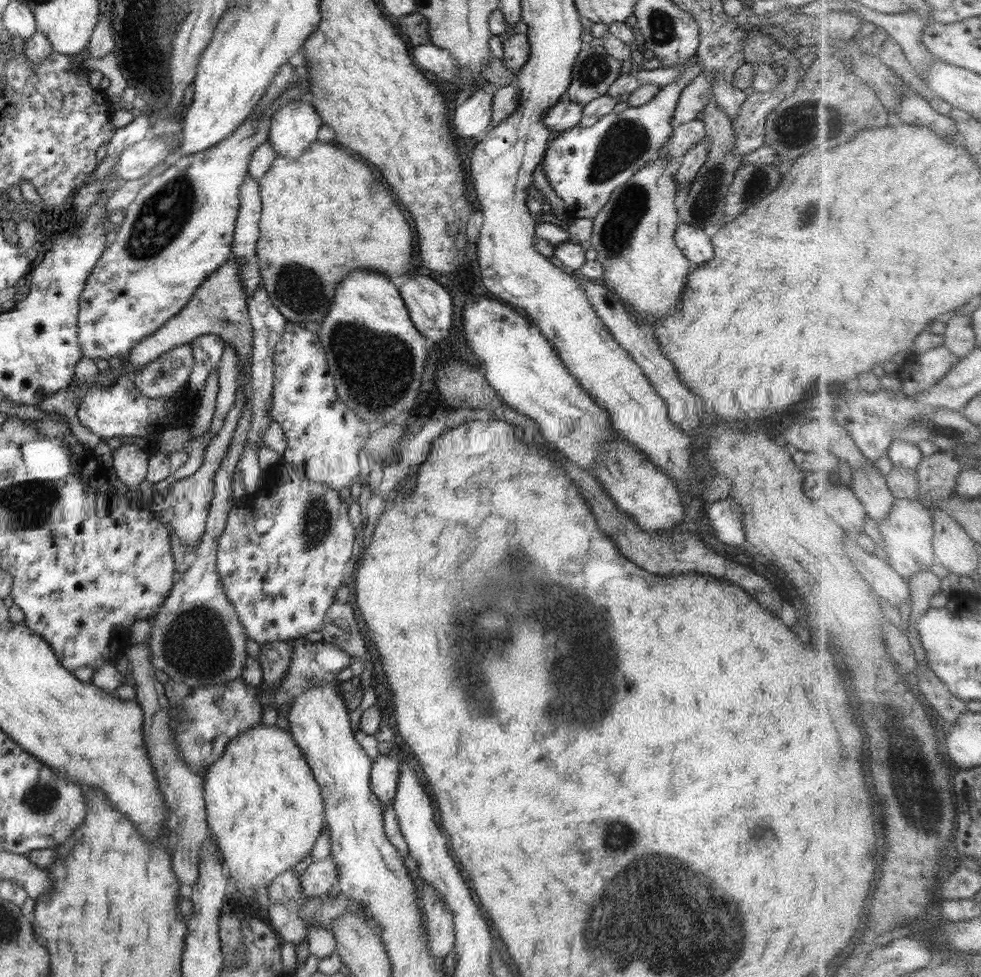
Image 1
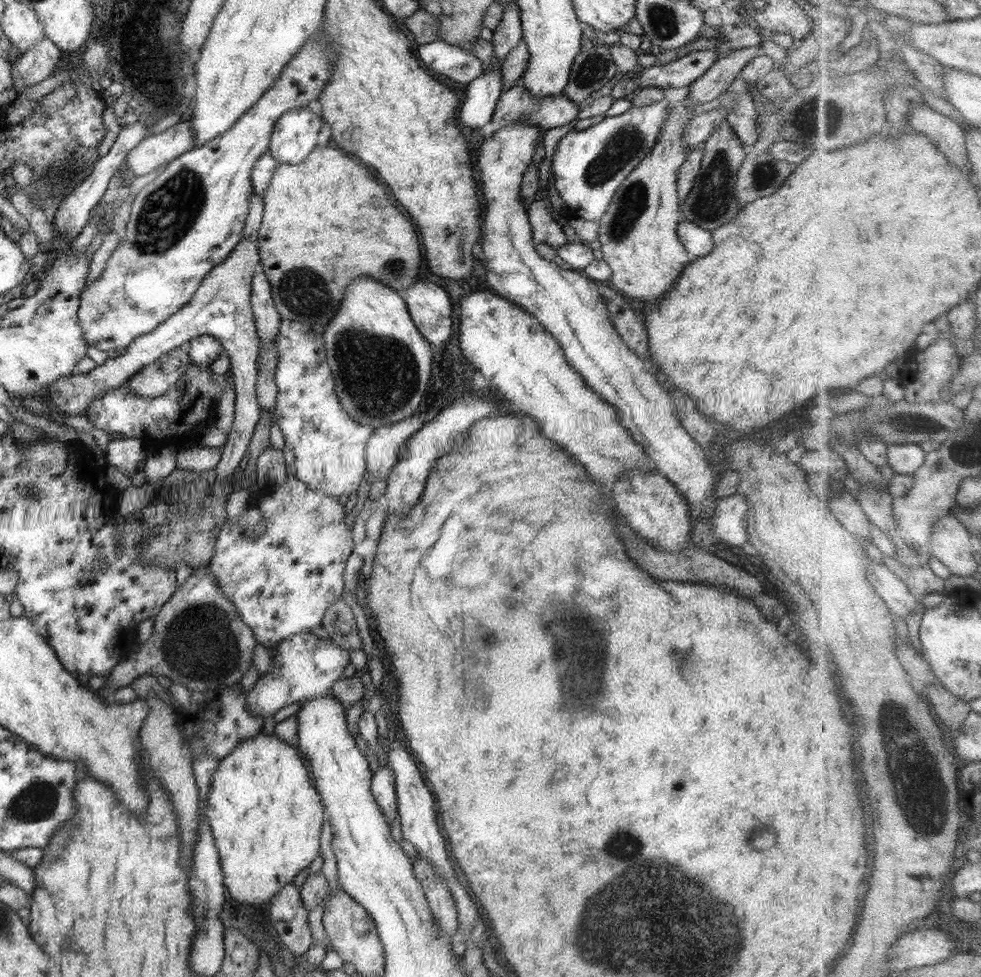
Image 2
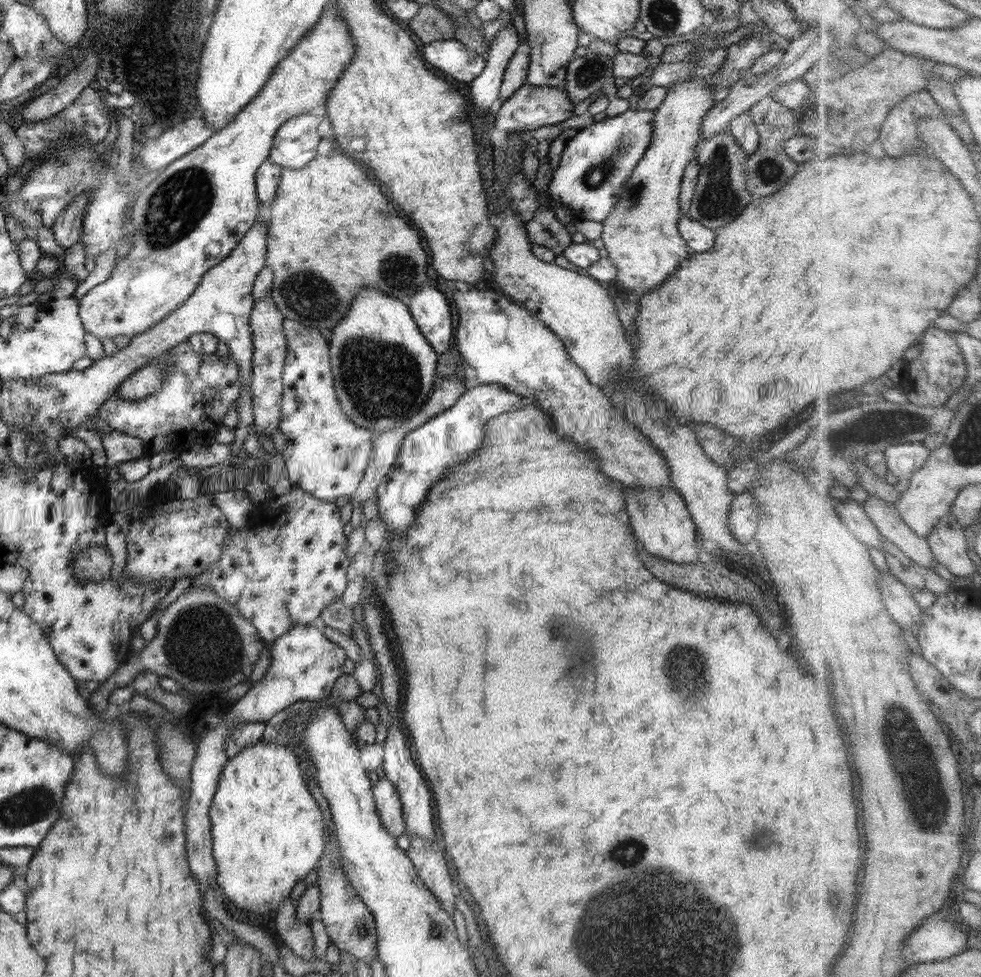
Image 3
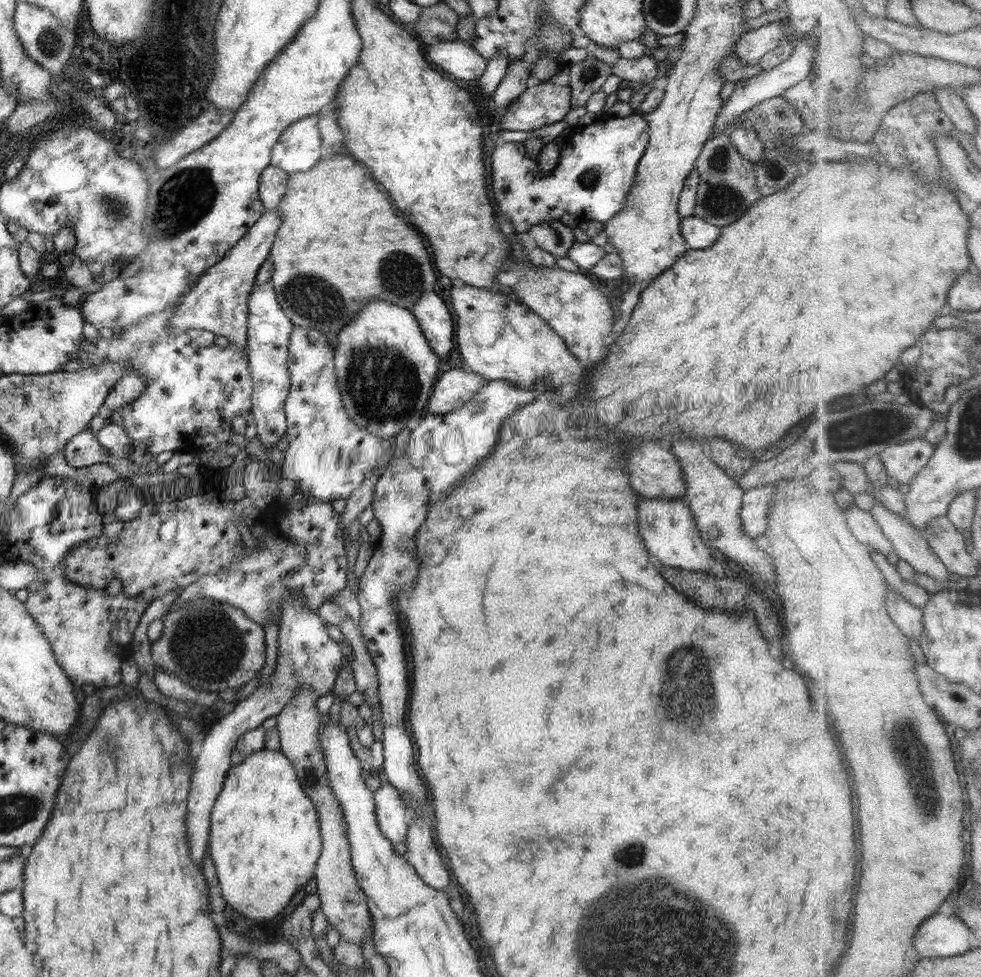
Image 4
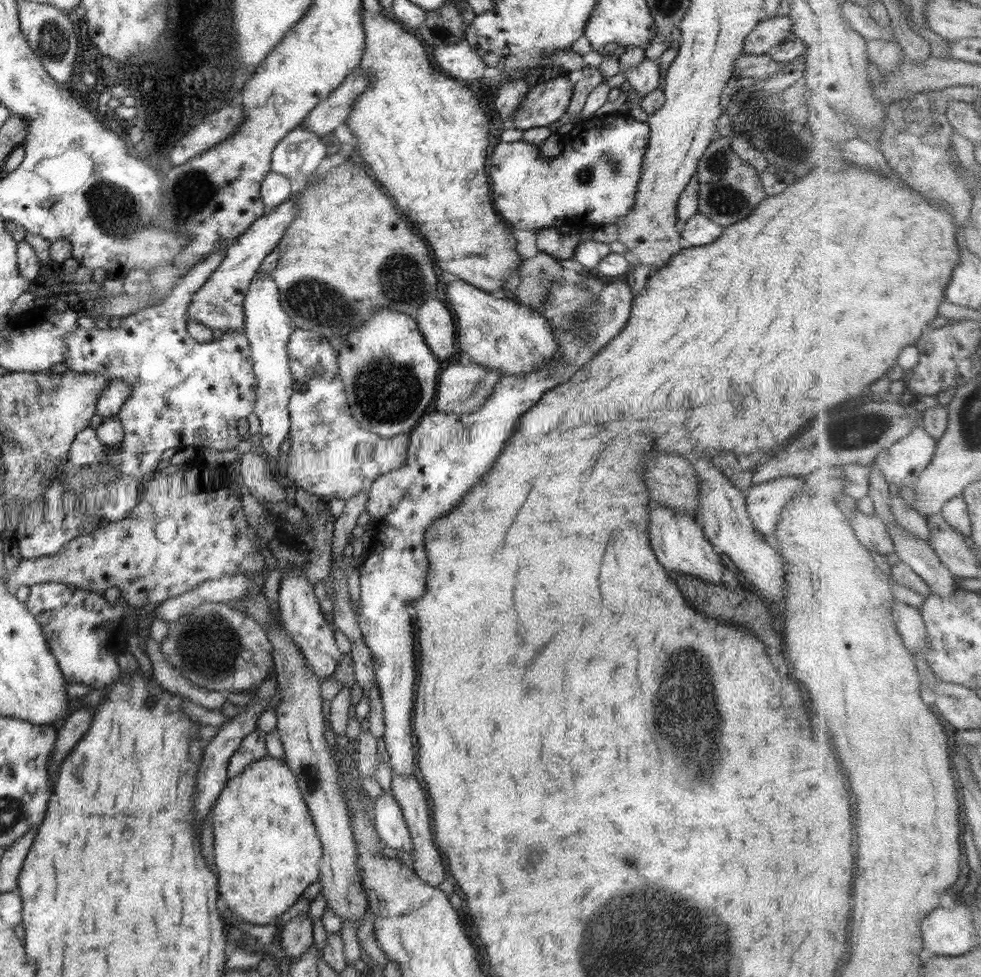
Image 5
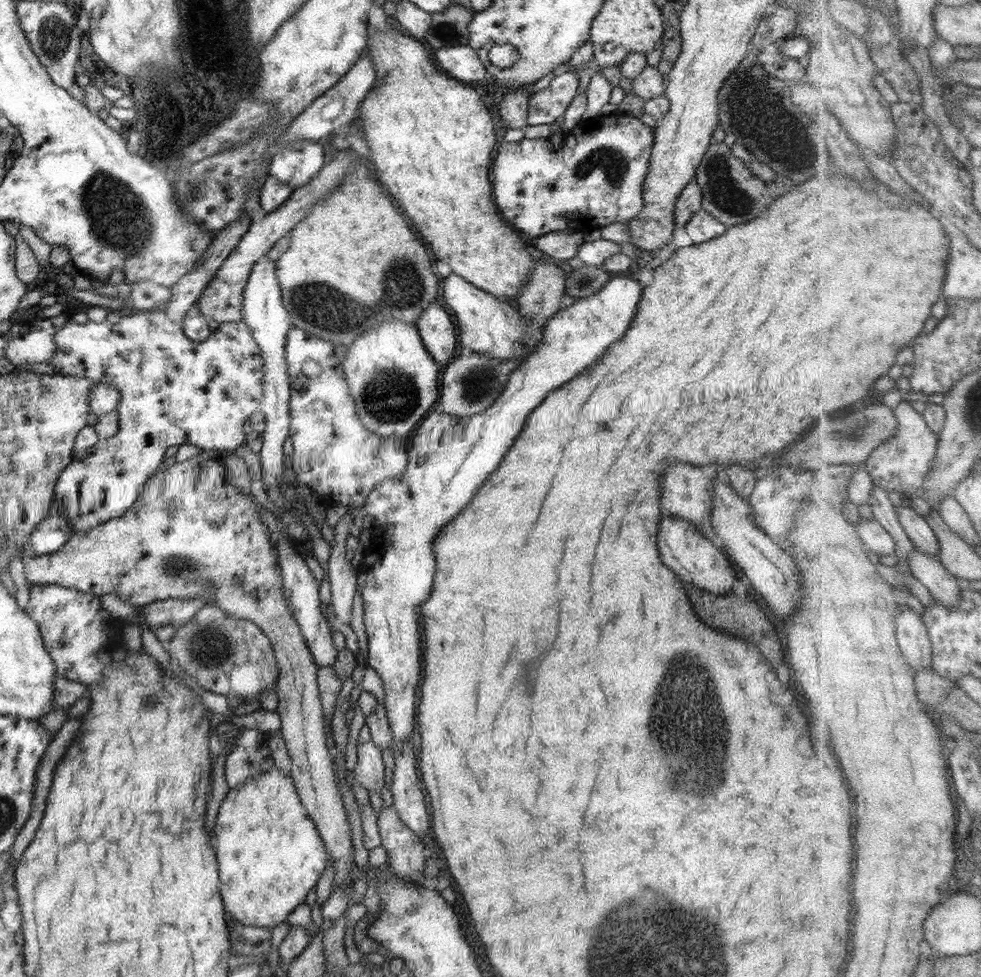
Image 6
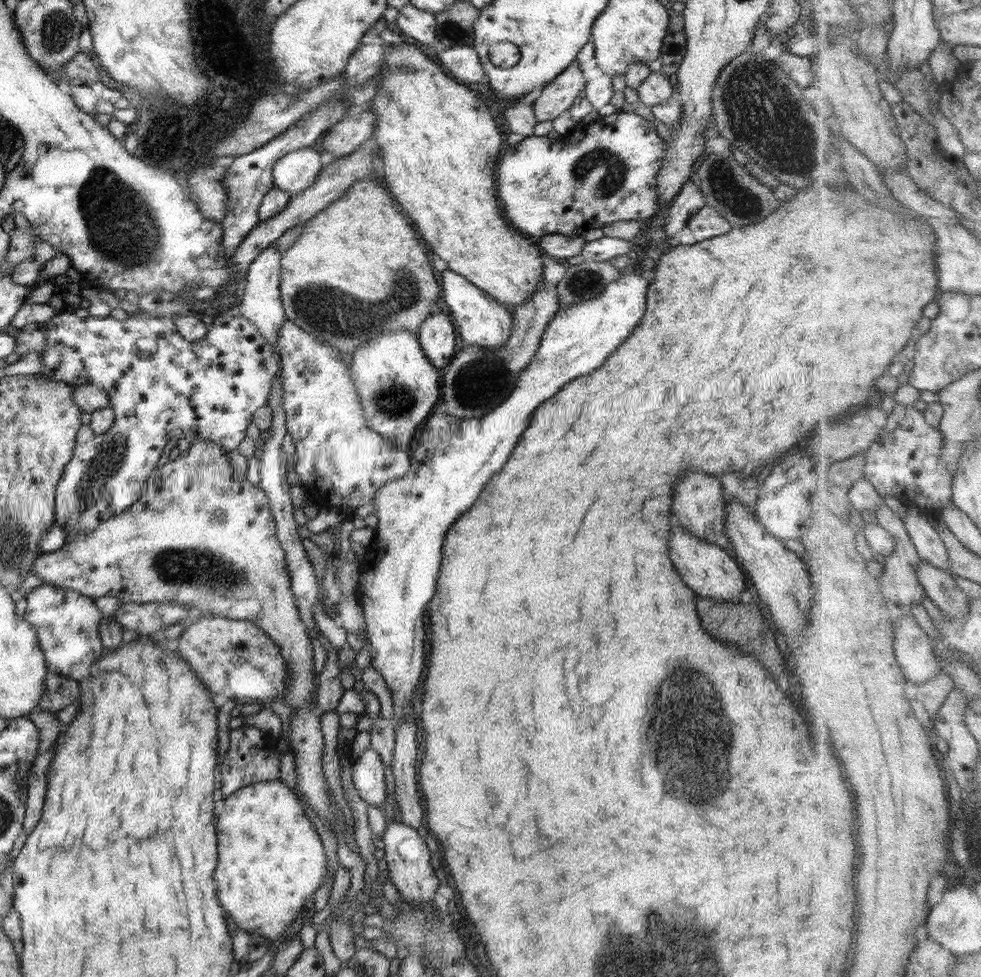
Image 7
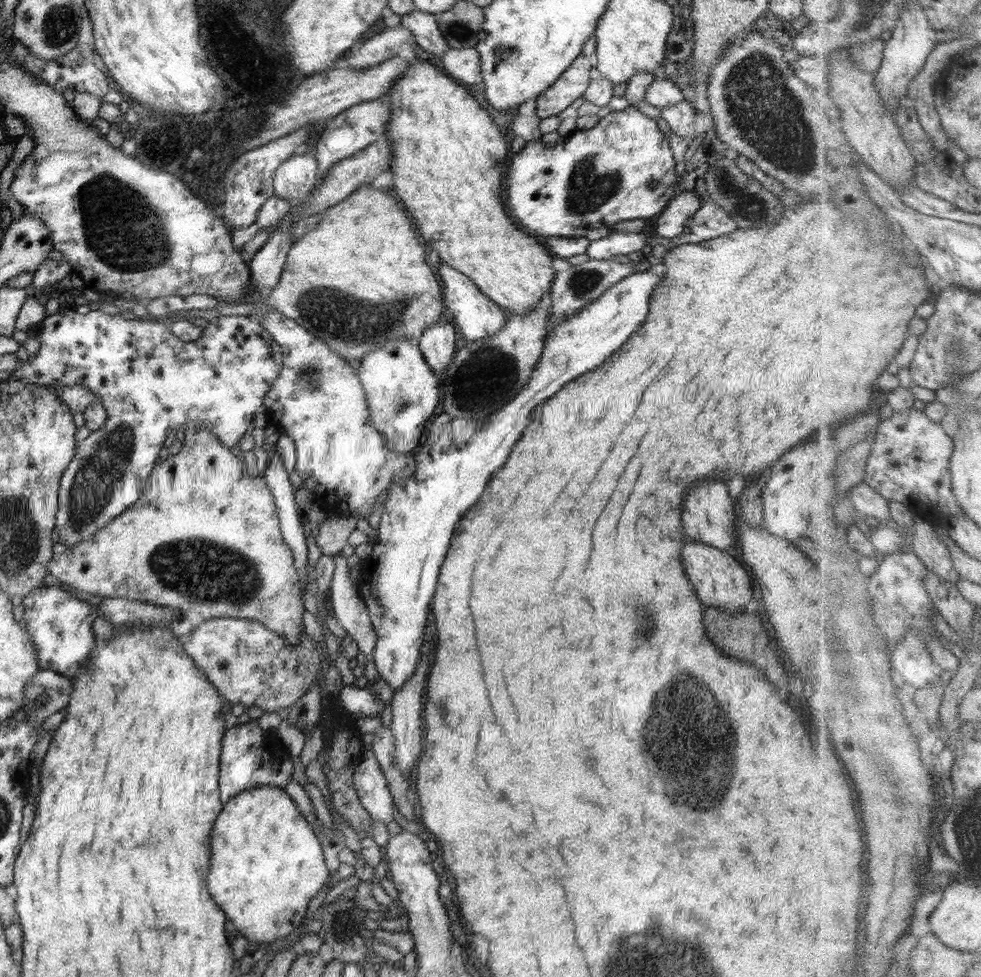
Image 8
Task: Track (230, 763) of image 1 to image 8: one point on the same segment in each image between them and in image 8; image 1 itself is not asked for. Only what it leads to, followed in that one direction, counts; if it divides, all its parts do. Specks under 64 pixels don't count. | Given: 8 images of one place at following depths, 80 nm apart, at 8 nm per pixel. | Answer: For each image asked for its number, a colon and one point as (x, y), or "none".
2: (265, 816)
3: (267, 830)
4: (264, 841)
5: (267, 853)
6: (270, 856)
7: (272, 860)
8: (265, 863)

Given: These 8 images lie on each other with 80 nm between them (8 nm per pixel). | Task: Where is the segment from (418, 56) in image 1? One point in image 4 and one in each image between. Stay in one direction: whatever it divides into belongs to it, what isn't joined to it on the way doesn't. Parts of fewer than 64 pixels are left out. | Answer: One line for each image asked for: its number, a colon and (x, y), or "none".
2: (446, 59)
3: (451, 56)
4: (460, 59)

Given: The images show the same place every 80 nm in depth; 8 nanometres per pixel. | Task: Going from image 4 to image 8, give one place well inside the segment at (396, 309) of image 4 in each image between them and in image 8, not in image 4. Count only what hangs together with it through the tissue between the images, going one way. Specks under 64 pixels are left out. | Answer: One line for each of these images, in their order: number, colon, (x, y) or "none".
5: (390, 374)
6: (394, 381)
7: (399, 388)
8: (403, 394)

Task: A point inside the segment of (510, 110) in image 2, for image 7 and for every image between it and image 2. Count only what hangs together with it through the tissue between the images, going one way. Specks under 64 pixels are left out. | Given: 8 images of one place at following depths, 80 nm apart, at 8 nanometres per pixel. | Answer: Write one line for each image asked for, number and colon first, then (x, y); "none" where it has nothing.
3: (531, 107)
4: (542, 104)
5: (544, 105)
6: (545, 107)
7: (559, 95)

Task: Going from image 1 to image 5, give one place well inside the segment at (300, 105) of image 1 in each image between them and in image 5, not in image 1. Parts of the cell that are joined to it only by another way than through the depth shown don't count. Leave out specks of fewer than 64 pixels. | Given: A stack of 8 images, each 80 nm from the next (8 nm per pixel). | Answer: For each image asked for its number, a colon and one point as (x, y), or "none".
2: (295, 135)
3: (295, 145)
4: (298, 149)
5: (300, 152)

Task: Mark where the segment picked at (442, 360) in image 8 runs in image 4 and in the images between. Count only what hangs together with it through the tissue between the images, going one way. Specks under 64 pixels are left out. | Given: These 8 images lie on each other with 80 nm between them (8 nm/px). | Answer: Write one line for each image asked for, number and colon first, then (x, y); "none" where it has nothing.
4: (434, 318)
5: (434, 320)
6: (436, 330)
7: (437, 337)

